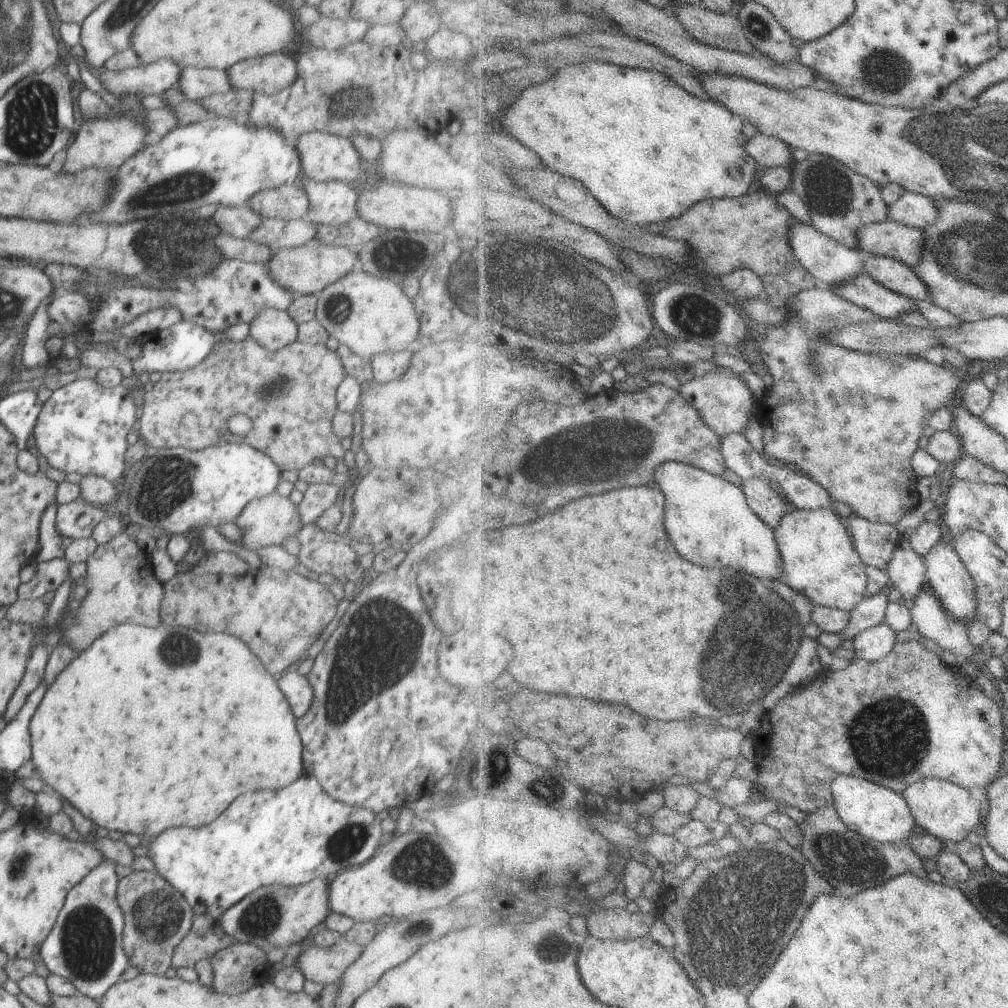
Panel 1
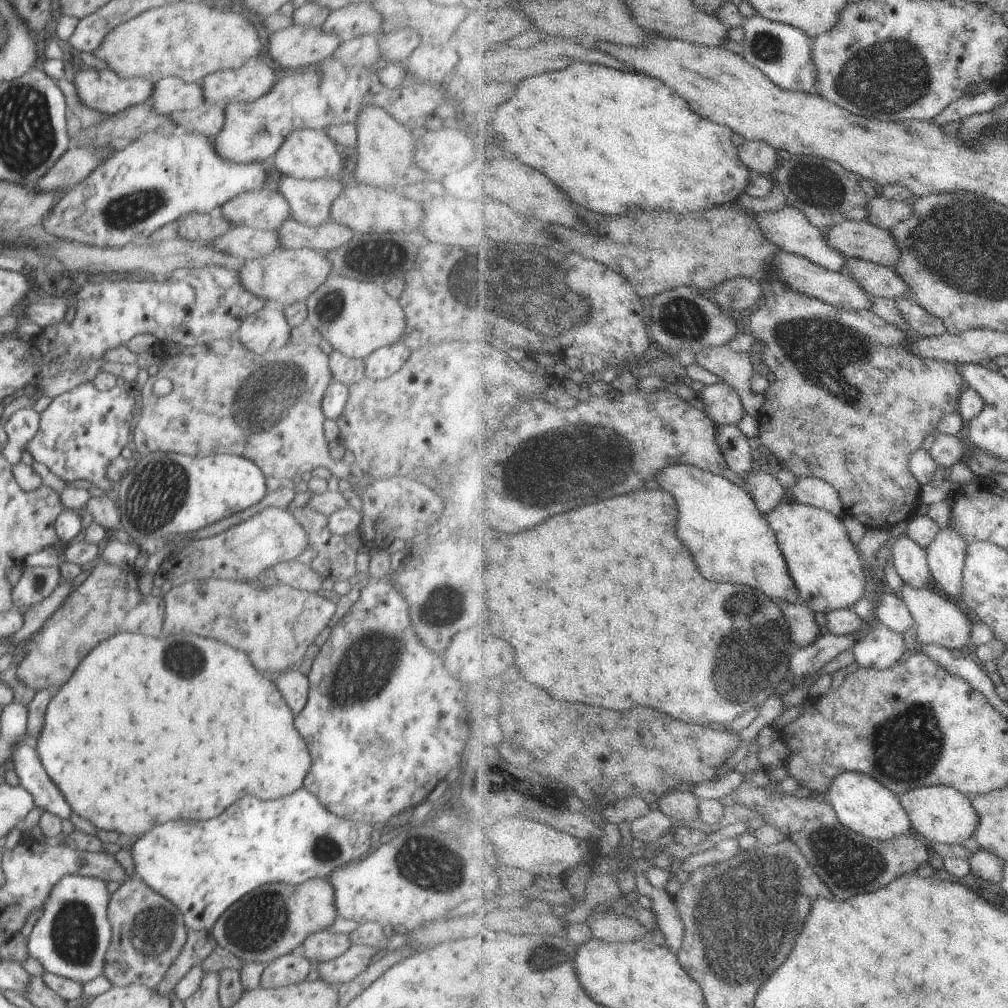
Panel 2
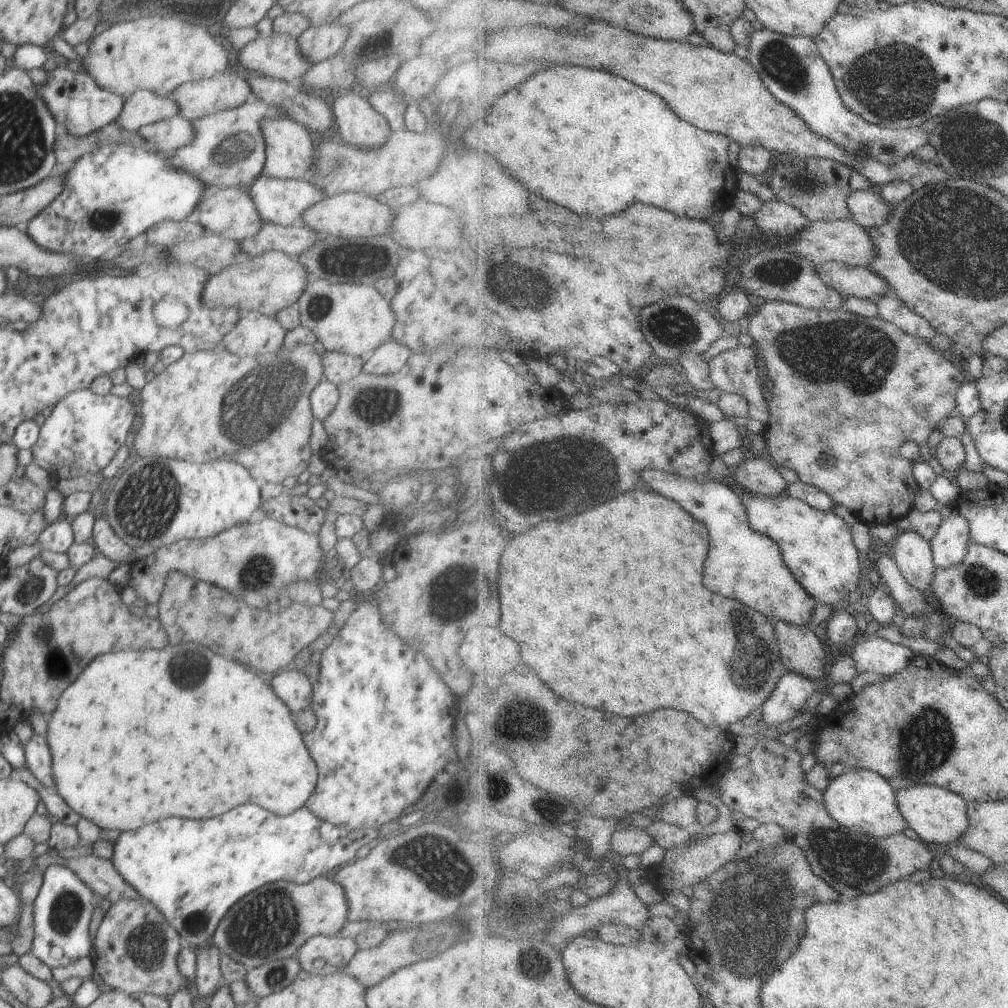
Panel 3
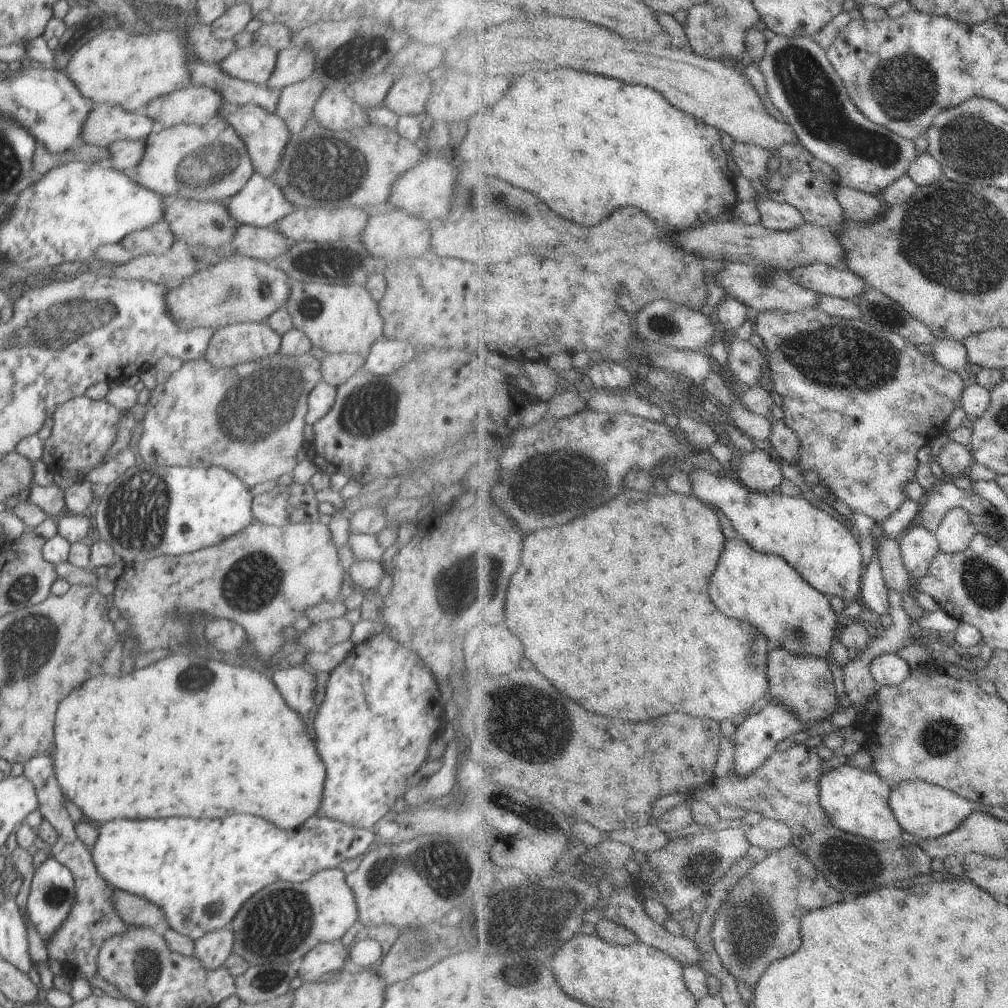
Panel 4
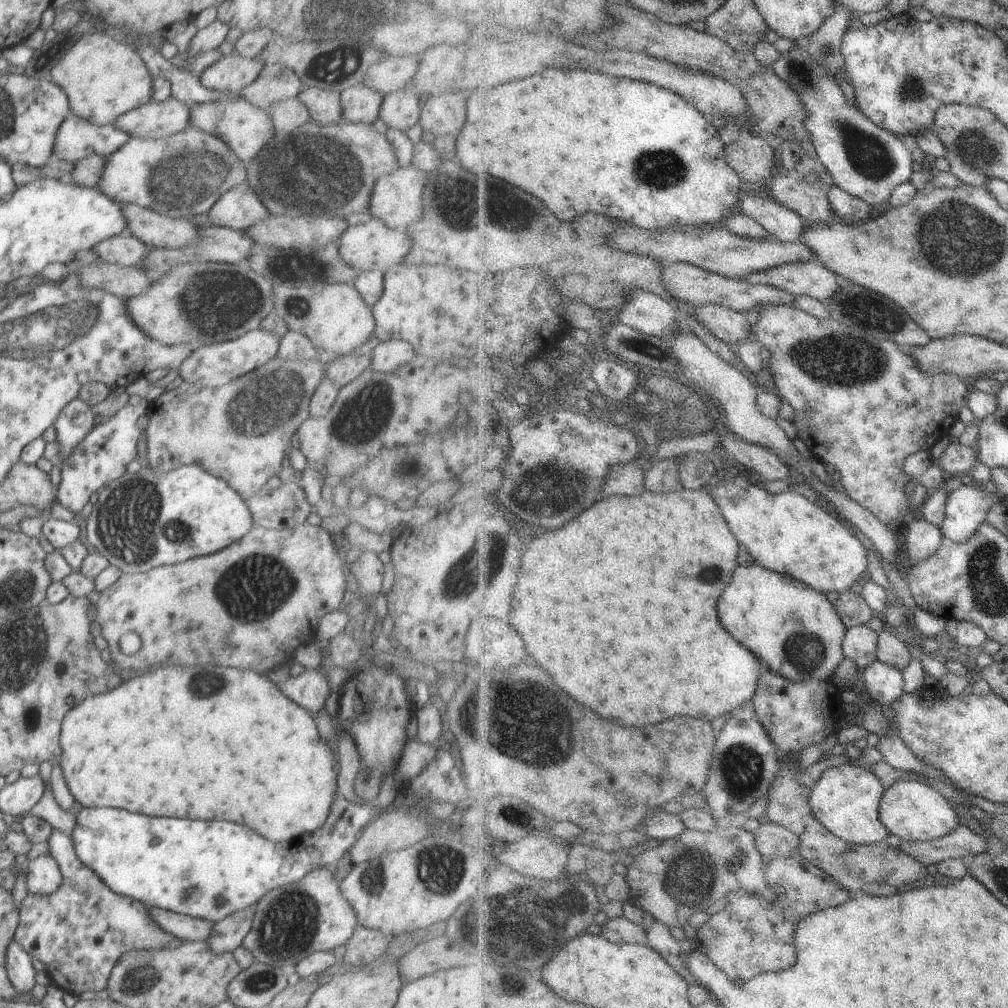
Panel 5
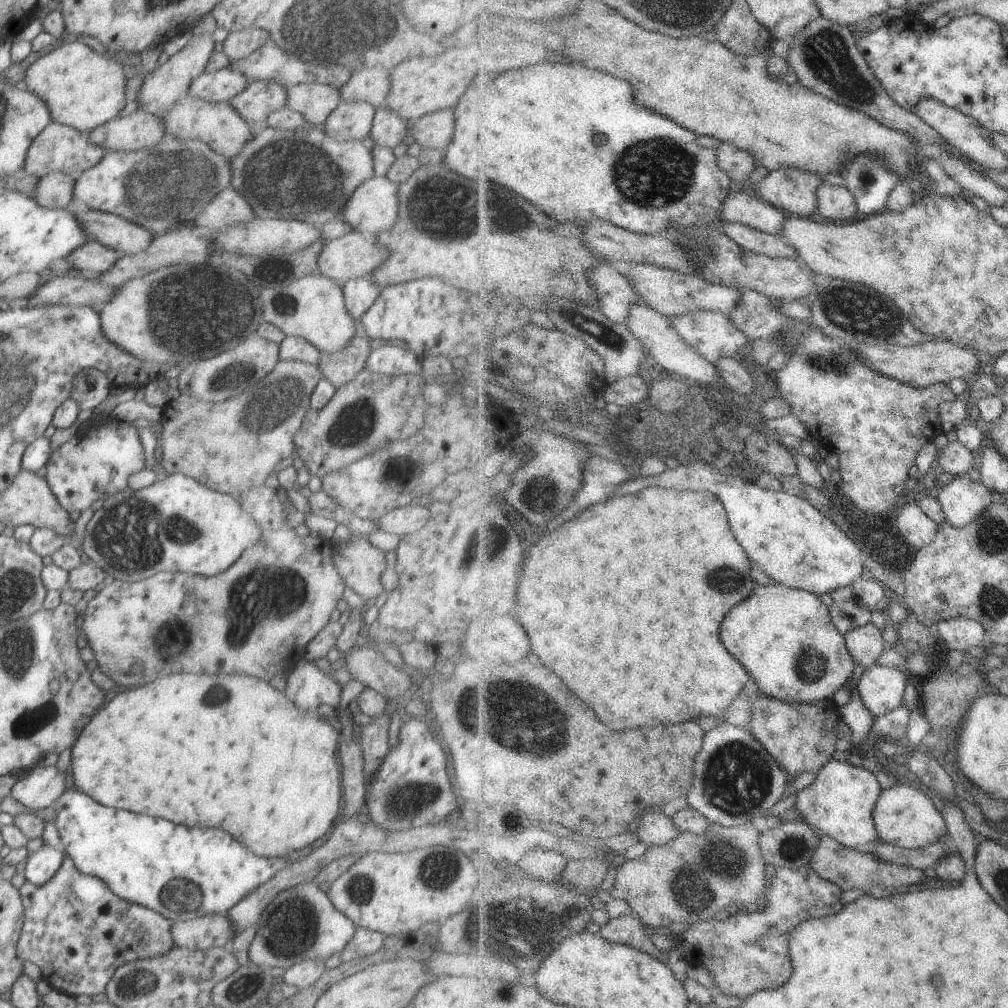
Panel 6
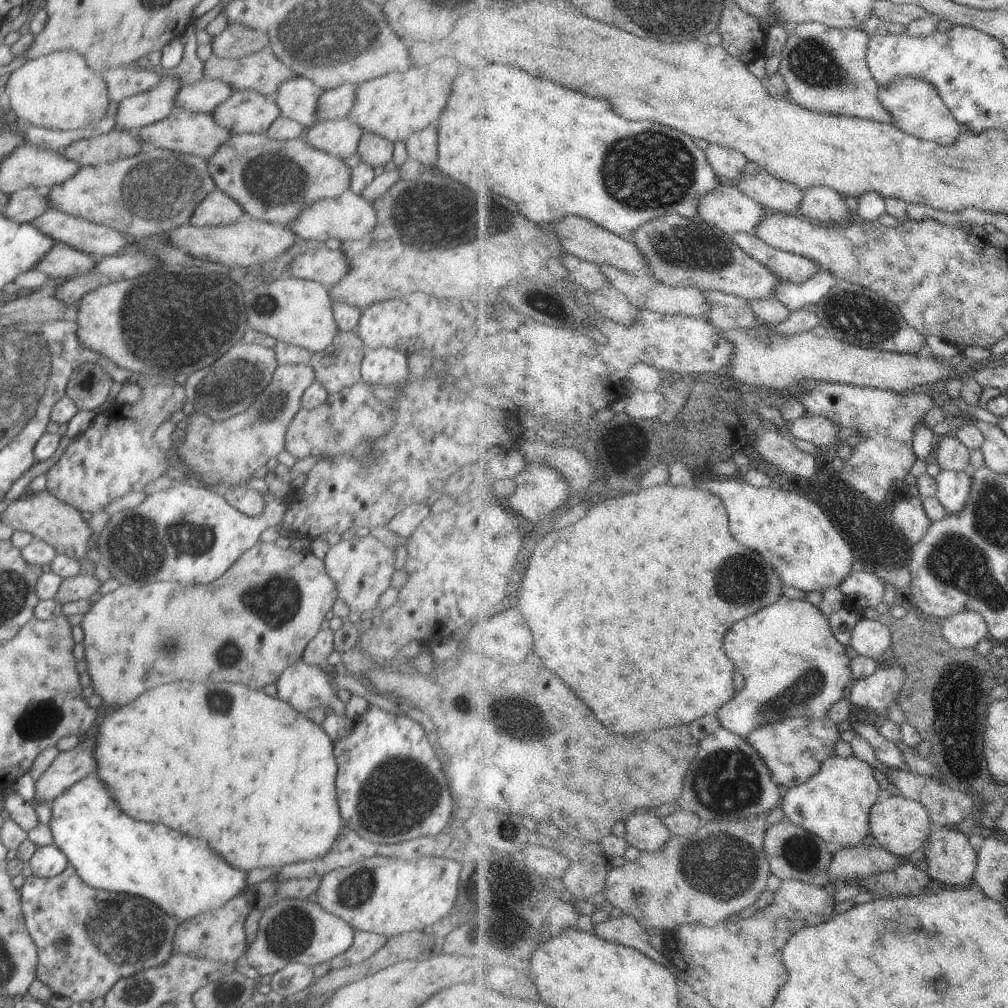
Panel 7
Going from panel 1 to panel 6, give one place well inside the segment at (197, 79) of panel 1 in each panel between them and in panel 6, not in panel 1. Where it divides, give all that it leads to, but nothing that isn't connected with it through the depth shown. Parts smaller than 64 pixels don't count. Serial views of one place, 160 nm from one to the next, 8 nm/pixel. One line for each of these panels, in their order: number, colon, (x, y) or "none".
2: (170, 95)
3: (143, 107)
4: (106, 124)
5: (76, 138)
6: (57, 149)

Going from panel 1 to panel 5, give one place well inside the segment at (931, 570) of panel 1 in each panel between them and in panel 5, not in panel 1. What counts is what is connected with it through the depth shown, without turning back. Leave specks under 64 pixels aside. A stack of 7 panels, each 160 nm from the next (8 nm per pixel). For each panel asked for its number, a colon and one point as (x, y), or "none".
2: (946, 553)
3: (949, 545)
4: (955, 531)
5: (966, 508)

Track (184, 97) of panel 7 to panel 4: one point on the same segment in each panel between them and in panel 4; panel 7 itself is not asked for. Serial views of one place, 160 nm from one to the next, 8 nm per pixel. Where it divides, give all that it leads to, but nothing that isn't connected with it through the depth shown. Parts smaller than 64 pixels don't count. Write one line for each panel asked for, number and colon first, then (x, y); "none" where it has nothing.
4: (255, 63)
5: (229, 74)
6: (216, 87)

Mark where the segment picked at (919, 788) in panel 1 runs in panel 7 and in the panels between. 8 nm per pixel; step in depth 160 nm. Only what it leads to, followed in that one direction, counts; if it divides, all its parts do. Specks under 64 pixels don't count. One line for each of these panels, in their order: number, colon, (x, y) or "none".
2: (942, 814)
3: (938, 815)
4: (924, 809)
5: (913, 810)
6: (905, 817)
7: (901, 825)

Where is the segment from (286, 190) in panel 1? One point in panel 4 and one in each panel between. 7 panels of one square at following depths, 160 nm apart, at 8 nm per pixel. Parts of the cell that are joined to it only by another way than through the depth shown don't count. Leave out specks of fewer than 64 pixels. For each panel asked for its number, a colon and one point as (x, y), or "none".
2: (265, 209)
3: (230, 212)
4: (199, 224)

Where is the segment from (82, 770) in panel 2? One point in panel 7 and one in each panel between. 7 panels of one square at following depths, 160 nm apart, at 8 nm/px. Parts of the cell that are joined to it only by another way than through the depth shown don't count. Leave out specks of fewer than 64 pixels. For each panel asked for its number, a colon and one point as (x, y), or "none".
3: (137, 713)
4: (185, 736)
5: (207, 743)
6: (232, 752)
7: (245, 771)

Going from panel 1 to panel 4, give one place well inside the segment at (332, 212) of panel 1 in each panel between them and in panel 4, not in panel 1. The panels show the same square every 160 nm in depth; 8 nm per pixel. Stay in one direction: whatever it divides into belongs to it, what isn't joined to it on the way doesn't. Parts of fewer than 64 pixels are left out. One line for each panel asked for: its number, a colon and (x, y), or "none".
2: (309, 201)
3: (283, 202)
4: (261, 203)

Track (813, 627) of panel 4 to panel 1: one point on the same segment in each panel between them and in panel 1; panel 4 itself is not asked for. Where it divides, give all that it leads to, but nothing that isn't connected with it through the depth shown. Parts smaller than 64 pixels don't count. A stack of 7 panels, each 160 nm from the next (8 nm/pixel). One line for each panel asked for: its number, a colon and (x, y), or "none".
1: (711, 520)
2: (727, 529)
3: (746, 564)

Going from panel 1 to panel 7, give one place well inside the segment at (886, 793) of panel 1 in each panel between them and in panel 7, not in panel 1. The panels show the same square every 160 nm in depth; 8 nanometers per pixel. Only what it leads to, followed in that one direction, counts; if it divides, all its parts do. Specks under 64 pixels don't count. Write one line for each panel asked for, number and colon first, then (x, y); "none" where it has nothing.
2: (864, 804)
3: (863, 800)
4: (858, 800)
5: (848, 799)
6: (842, 800)
7: (836, 804)

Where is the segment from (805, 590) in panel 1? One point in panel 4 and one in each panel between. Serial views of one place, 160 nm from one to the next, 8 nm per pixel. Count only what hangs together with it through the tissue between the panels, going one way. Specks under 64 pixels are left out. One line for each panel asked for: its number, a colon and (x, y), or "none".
2: (827, 566)
3: (819, 548)
4: (825, 551)

